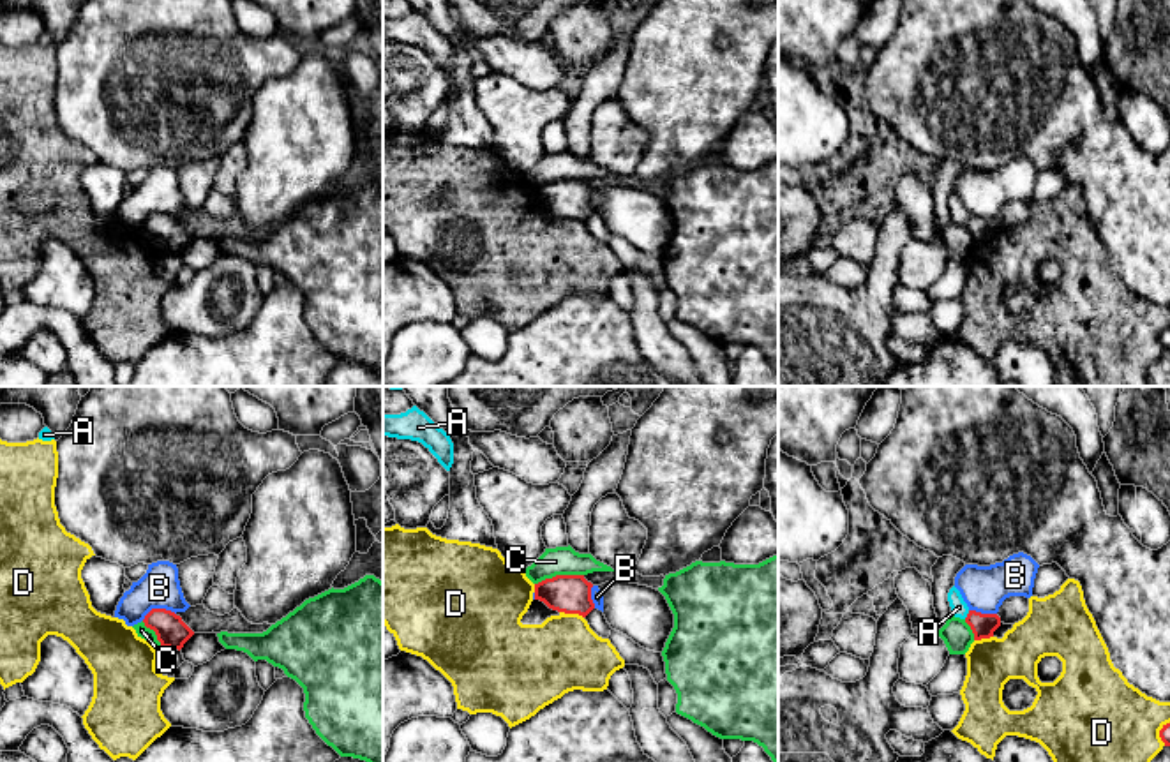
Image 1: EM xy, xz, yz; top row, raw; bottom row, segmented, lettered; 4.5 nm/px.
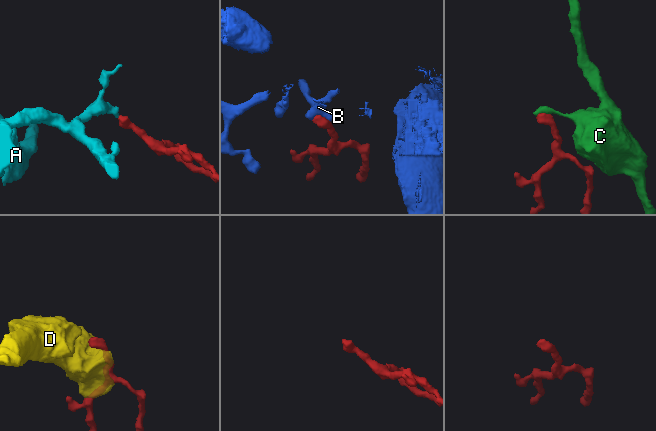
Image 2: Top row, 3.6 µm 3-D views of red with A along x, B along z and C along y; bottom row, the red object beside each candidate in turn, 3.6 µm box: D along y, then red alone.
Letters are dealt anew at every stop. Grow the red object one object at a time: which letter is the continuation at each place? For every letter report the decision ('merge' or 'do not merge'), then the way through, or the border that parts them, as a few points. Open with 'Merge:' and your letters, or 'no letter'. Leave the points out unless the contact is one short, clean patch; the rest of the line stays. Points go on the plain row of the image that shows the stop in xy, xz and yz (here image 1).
Merge: A
A: merge | across yz (983, 230), (967, 219), (959, 212)
B: do not merge | along xy (175, 217), (152, 214), (142, 224)
C: do not merge
D: do not merge

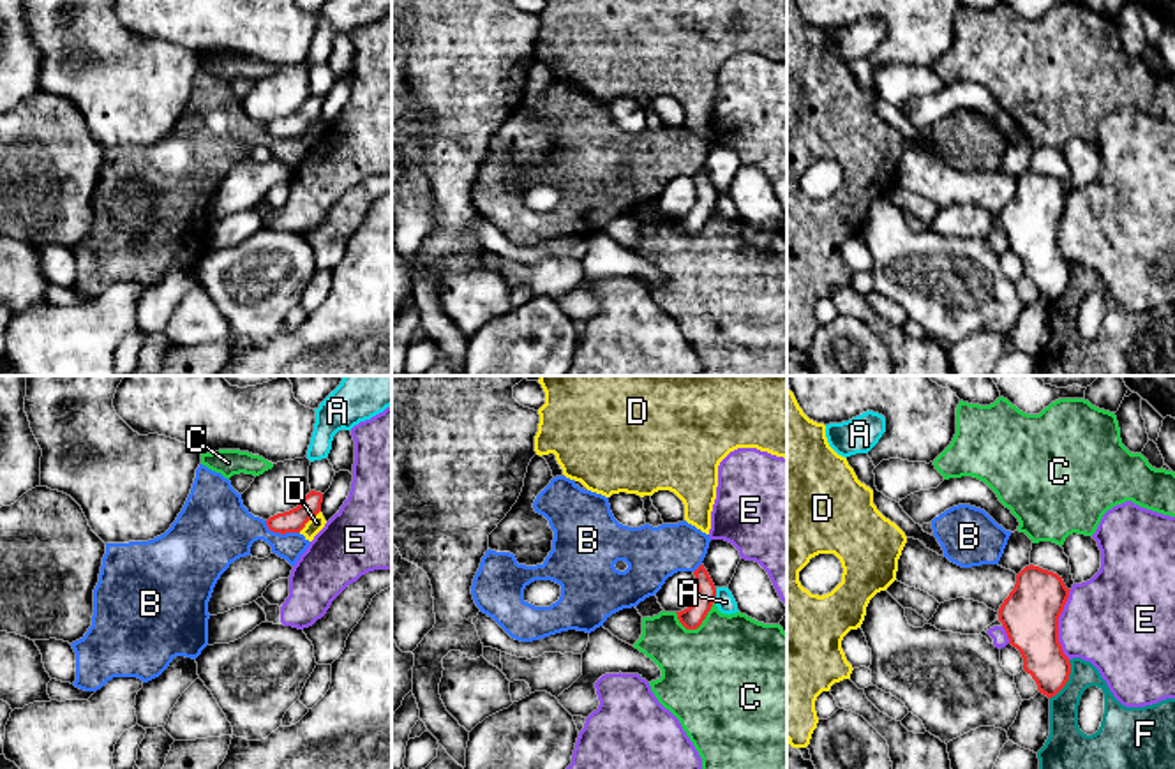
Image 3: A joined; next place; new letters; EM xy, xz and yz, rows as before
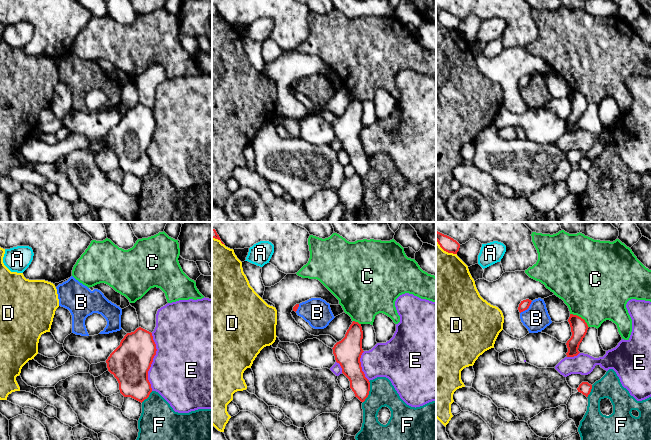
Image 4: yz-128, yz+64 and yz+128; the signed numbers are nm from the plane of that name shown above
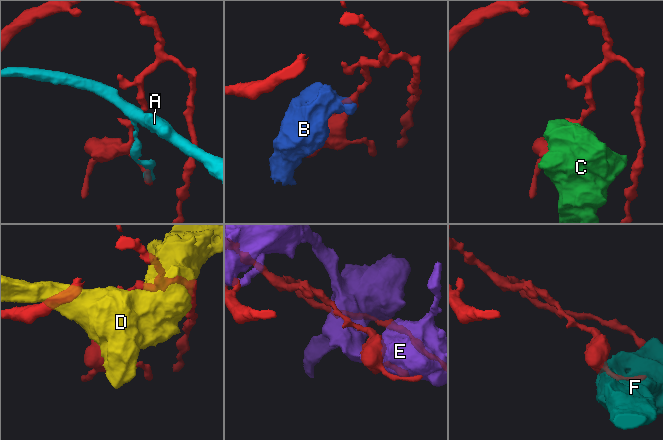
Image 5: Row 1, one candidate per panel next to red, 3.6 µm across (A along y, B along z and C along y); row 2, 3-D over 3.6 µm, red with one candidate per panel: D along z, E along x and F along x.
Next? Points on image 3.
Merge: no letter
A: do not merge
B: do not merge
C: do not merge | along xz (715, 205), (706, 223), (696, 233), (685, 233), (678, 226)
D: do not merge
E: do not merge
F: do not merge

